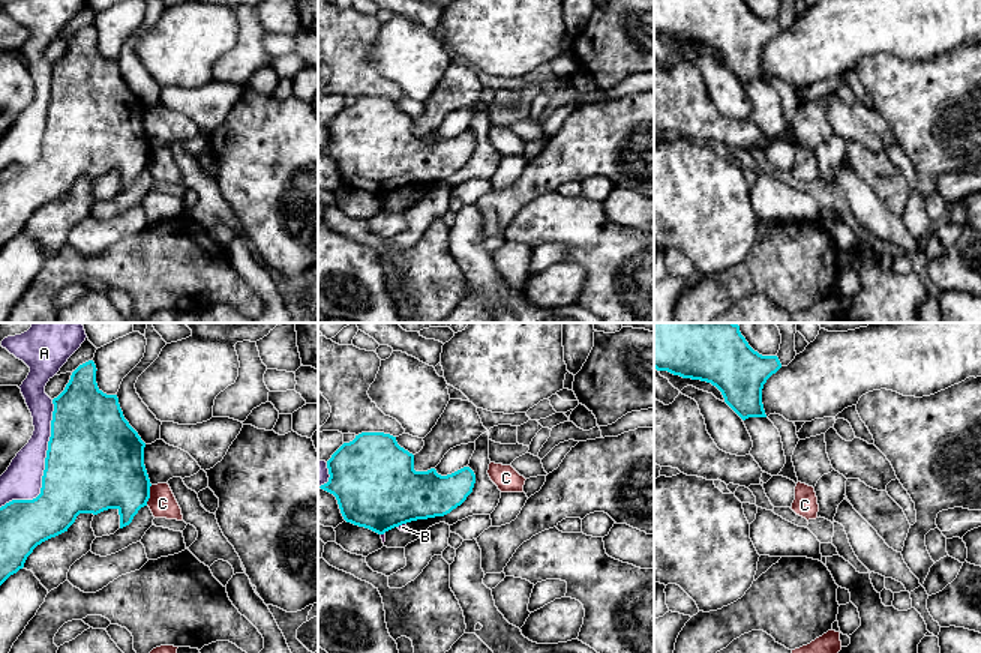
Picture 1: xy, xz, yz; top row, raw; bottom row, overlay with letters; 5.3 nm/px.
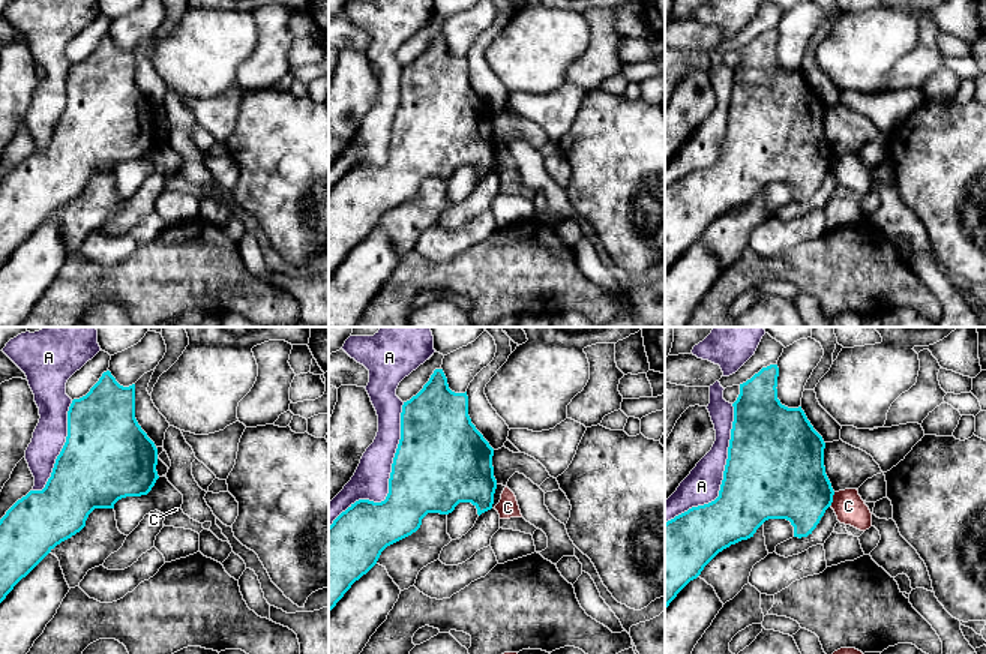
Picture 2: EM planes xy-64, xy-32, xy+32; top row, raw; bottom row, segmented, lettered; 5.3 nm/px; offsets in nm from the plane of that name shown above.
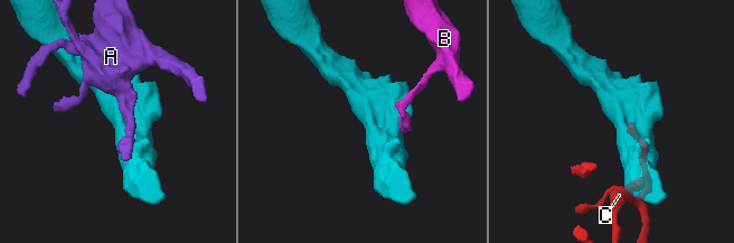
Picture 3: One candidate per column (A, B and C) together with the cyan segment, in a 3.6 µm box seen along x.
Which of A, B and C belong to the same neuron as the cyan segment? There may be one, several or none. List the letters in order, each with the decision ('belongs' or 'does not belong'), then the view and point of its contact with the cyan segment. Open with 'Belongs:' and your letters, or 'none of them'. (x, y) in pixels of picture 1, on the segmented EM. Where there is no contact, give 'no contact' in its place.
Belongs: none of them
A: does not belong; contact xy (45, 466)
B: does not belong; contact xz (401, 524)
C: does not belong; contact xy (149, 496)

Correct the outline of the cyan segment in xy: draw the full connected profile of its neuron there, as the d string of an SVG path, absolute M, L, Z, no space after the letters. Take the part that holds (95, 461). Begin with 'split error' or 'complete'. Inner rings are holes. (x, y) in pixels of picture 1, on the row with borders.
complete; M93 360L80 365L64 390L52 399L40 494L0 507L0 585L24 567L38 545L68 531L80 513L117 509L123 528L147 506L152 483L144 465L146 443L124 419L117 395L106 395L98 387L96 371Z

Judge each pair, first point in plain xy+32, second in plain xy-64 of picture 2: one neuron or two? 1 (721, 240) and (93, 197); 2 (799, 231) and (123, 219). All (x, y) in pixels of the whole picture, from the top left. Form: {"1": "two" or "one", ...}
{"1": "one", "2": "two"}

